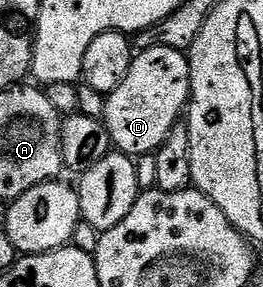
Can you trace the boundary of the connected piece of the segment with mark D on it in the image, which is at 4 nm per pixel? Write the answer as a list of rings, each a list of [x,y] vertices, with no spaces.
[[[149,45],[141,48],[133,56],[132,66],[129,73],[126,74],[126,79],[122,79],[122,83],[118,83],[118,87],[114,87],[114,91],[104,98],[102,120],[113,146],[119,152],[133,159],[155,154],[156,150],[162,147],[166,135],[170,135],[172,128],[185,116],[188,98],[191,95],[188,58],[181,50],[161,45]]]

